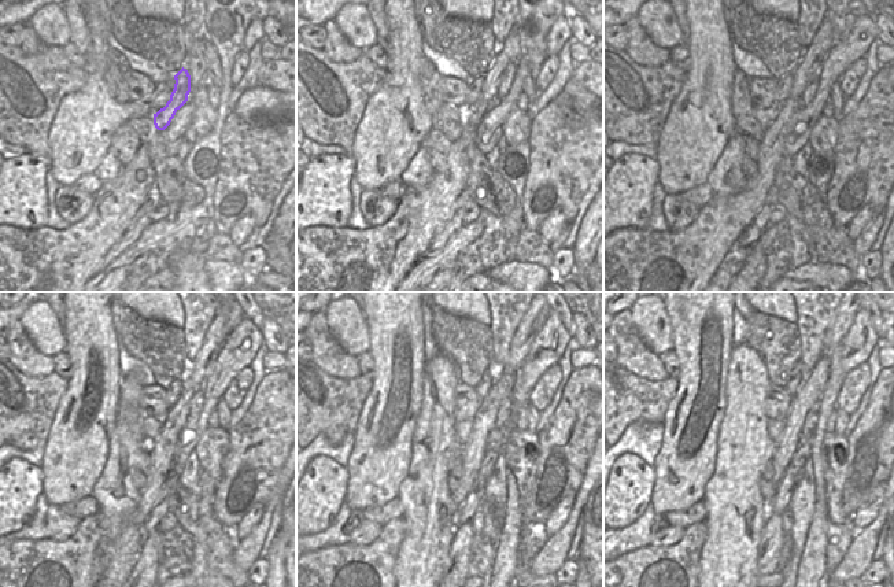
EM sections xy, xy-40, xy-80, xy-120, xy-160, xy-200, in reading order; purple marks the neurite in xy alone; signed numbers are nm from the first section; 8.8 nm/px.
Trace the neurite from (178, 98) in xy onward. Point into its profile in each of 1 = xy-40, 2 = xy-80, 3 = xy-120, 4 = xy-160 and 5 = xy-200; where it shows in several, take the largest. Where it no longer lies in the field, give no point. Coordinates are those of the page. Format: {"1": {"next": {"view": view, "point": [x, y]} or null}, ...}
{"1": {"next": {"view": "xy-40", "point": [510, 51]}}, "2": {"next": {"view": "xy-80", "point": [812, 61]}}, "3": {"next": {"view": "xy-120", "point": [215, 336]}}, "4": {"next": {"view": "xy-160", "point": [534, 320]}}, "5": {"next": {"view": "xy-200", "point": [842, 320]}}}

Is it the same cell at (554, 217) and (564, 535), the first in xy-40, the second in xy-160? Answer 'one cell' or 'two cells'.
two cells

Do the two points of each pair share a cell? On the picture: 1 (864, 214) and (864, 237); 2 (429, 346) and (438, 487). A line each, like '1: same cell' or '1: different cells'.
1: different cells
2: different cells

